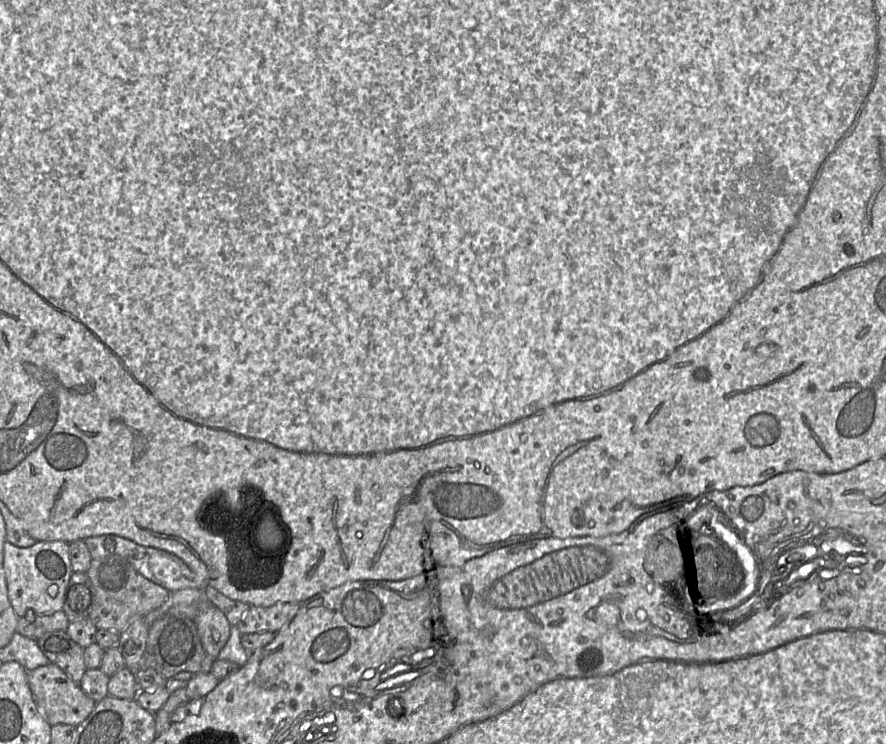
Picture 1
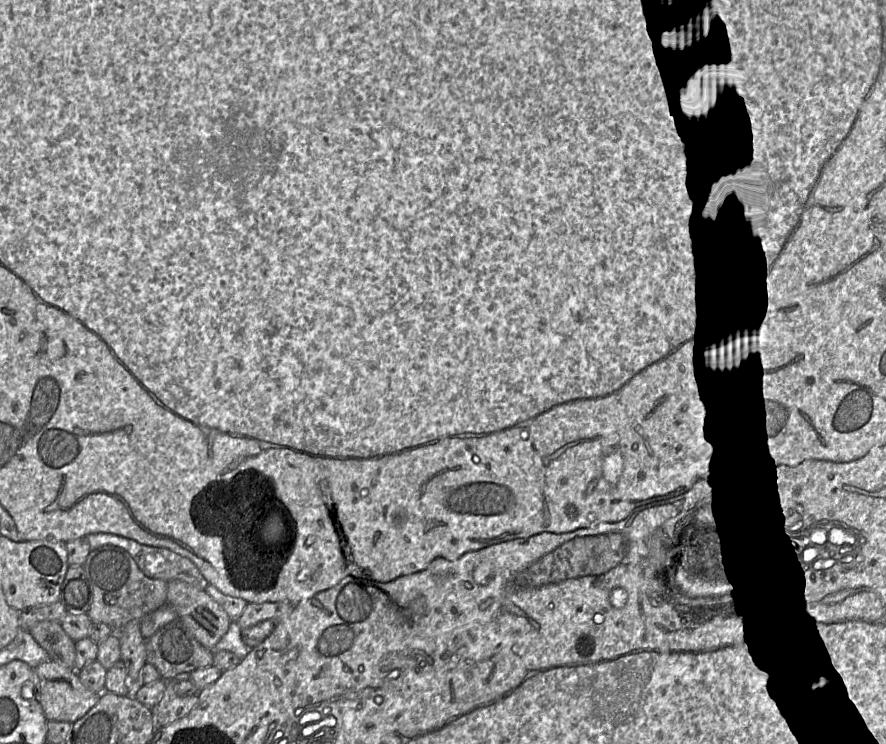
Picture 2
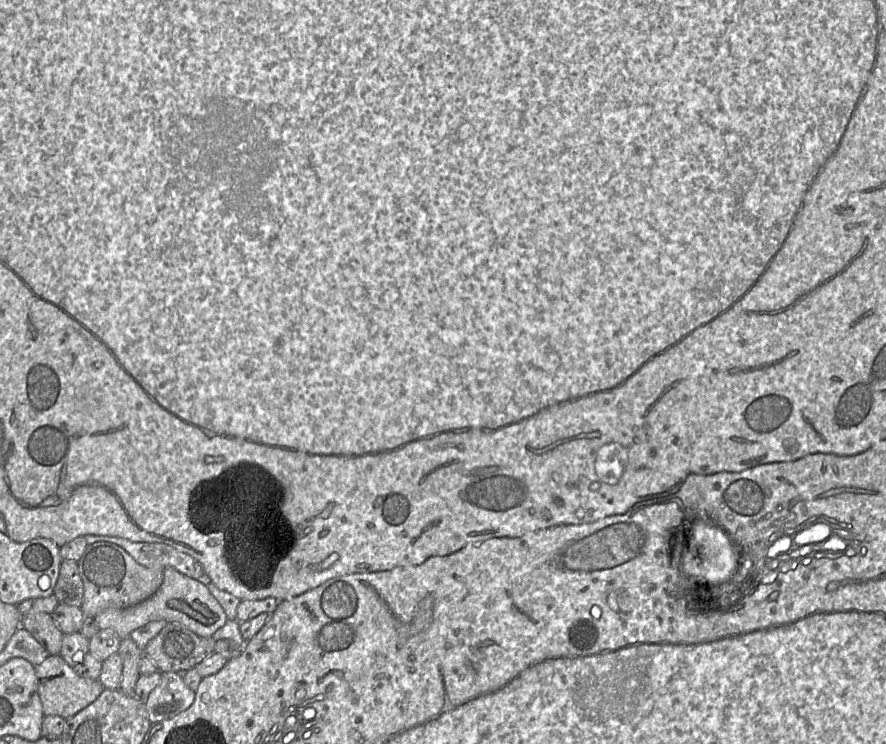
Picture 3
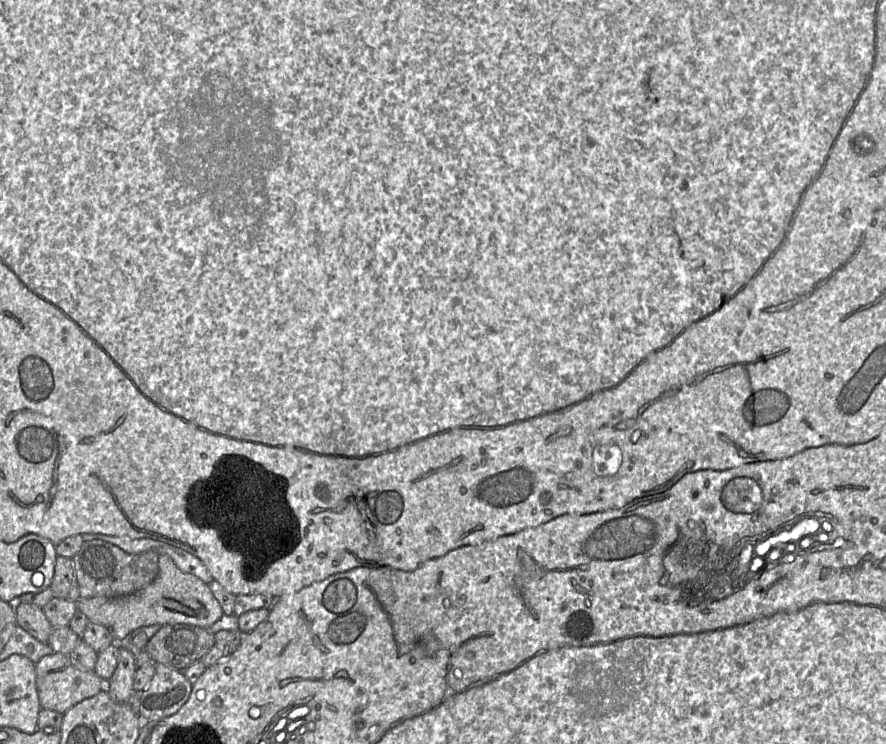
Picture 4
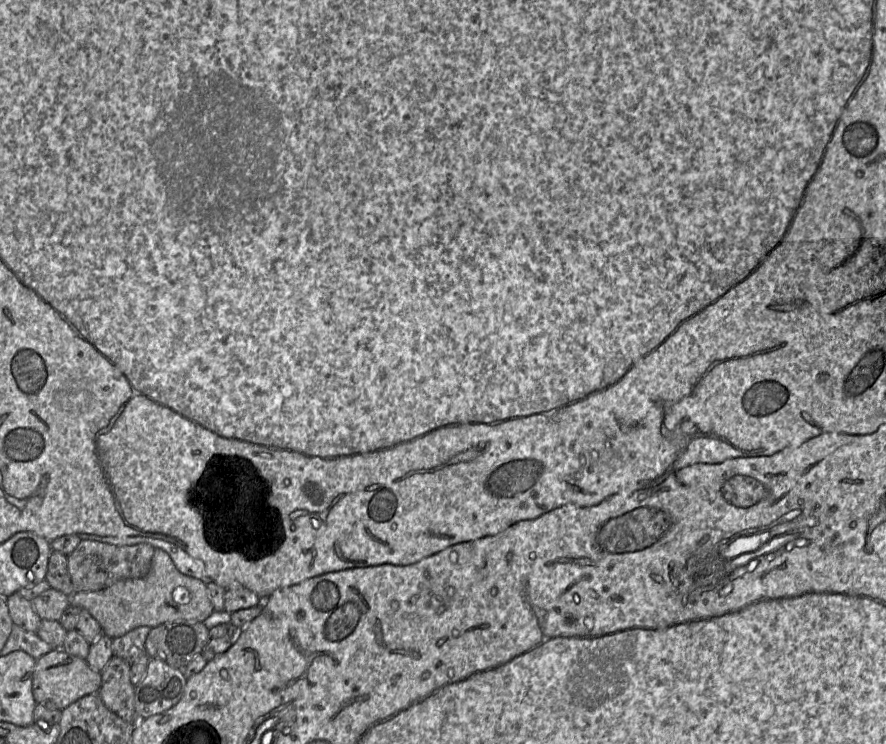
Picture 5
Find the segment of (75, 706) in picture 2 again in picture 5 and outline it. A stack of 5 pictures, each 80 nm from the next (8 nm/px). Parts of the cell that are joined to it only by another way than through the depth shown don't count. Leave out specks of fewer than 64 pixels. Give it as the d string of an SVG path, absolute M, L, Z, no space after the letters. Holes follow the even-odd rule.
M53 649L36 660L33 672L32 691L37 703L52 703L54 709L63 710L78 699L97 694L101 687L101 675L91 669L84 659Z

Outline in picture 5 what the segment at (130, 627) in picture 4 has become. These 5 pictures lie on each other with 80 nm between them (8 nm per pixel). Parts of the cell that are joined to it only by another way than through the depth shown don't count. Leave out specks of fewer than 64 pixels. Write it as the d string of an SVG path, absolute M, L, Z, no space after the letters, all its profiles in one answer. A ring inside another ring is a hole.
M159 548L154 550L151 567L145 577L121 580L100 591L74 593L70 603L73 607L87 610L101 626L103 634L110 639L121 637L141 626L154 628L175 621L204 622L214 612L207 586L201 580L179 572L170 556Z

